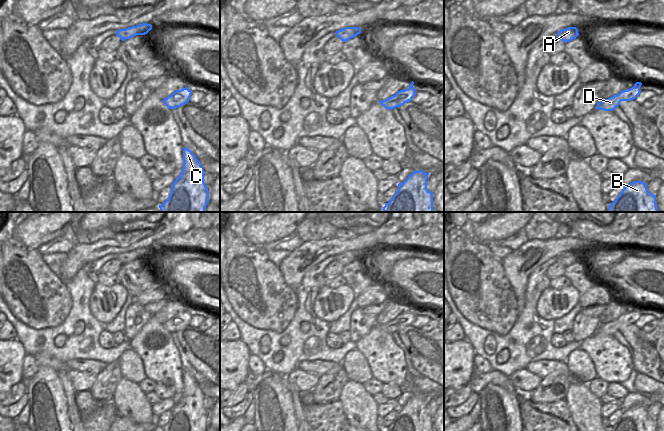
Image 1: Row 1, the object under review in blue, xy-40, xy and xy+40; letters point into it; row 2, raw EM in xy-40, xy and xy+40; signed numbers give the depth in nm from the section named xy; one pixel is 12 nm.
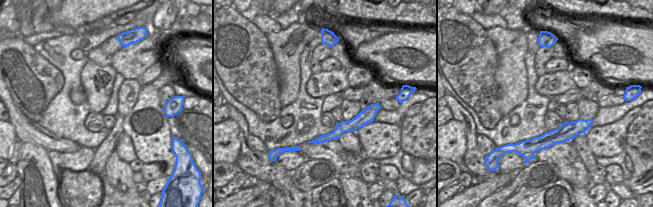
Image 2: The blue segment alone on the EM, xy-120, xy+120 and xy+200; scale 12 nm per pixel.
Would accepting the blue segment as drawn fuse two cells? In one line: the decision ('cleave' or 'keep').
keep

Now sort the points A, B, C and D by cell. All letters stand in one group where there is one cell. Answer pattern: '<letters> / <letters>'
A B C D

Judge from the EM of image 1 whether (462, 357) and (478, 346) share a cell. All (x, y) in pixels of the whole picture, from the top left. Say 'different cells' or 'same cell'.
different cells

